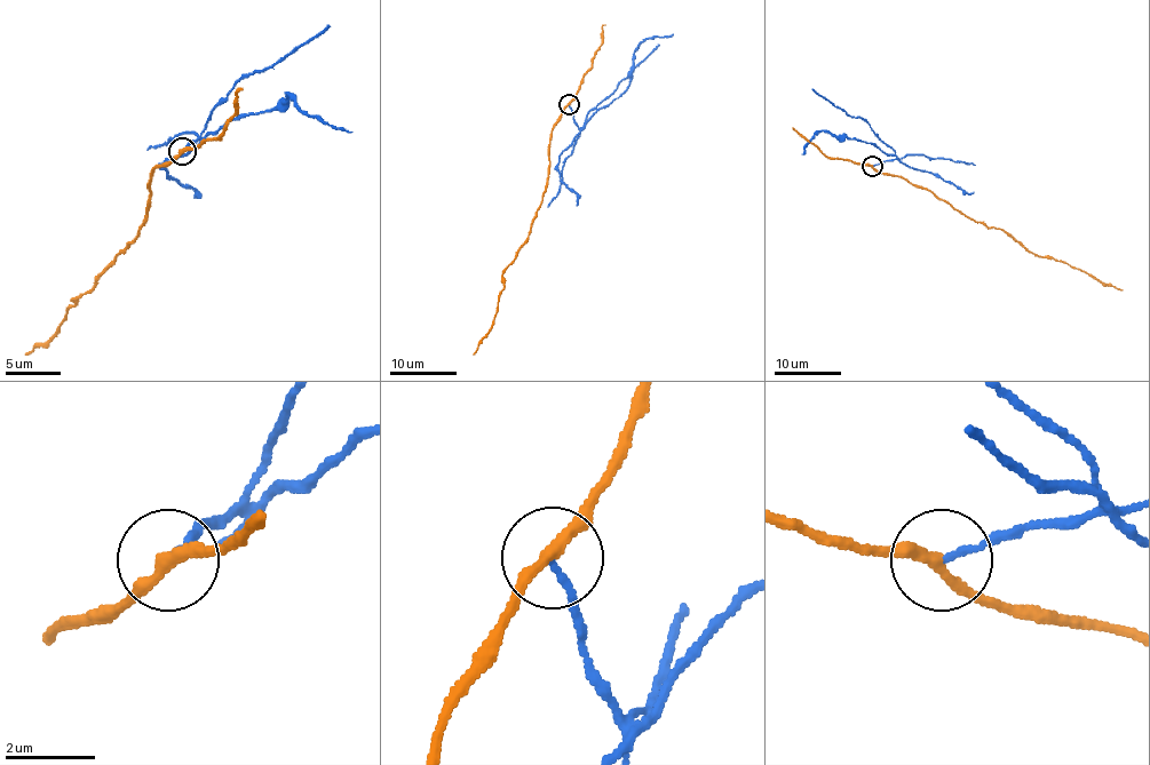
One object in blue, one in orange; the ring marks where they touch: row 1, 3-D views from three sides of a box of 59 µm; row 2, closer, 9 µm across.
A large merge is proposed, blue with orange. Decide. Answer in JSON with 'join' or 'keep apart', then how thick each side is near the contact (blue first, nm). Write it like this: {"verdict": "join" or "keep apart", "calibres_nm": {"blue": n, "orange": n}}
{"verdict": "keep apart", "calibres_nm": {"blue": 140, "orange": 260}}

